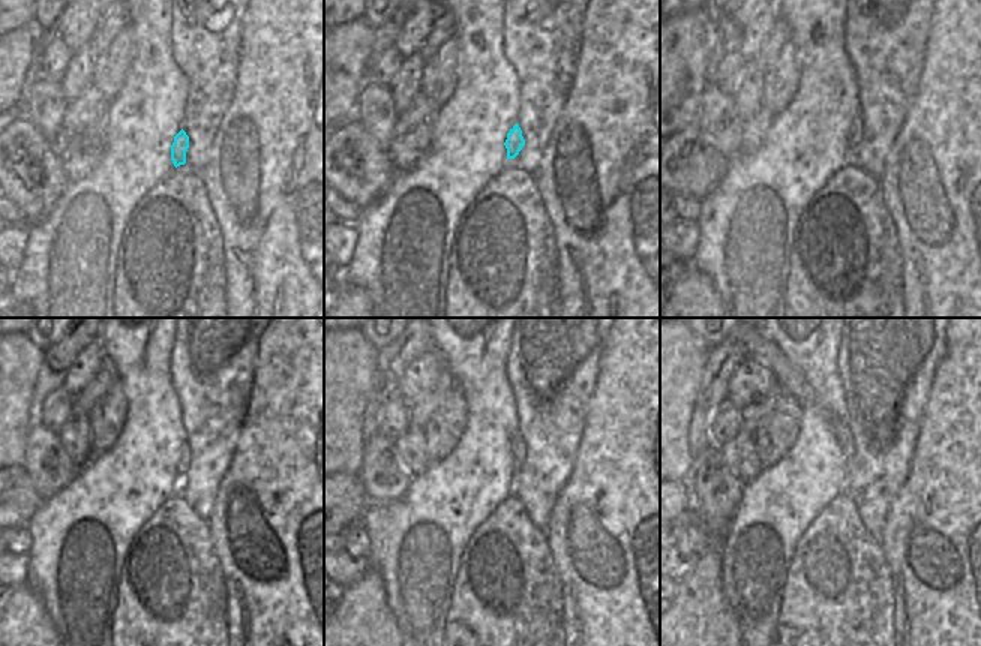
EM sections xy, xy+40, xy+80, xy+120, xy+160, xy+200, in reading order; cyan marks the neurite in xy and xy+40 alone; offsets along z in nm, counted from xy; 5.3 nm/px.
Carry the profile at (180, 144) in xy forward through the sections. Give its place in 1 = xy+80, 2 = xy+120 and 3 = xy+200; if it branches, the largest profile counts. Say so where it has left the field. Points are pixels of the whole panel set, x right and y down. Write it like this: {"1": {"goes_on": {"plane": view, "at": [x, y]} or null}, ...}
{"1": {"goes_on": {"plane": "xy+80", "at": [854, 137]}}, "2": {"goes_on": {"plane": "xy+120", "at": [185, 454]}}, "3": {"goes_on": {"plane": "xy+200", "at": [842, 432]}}}

